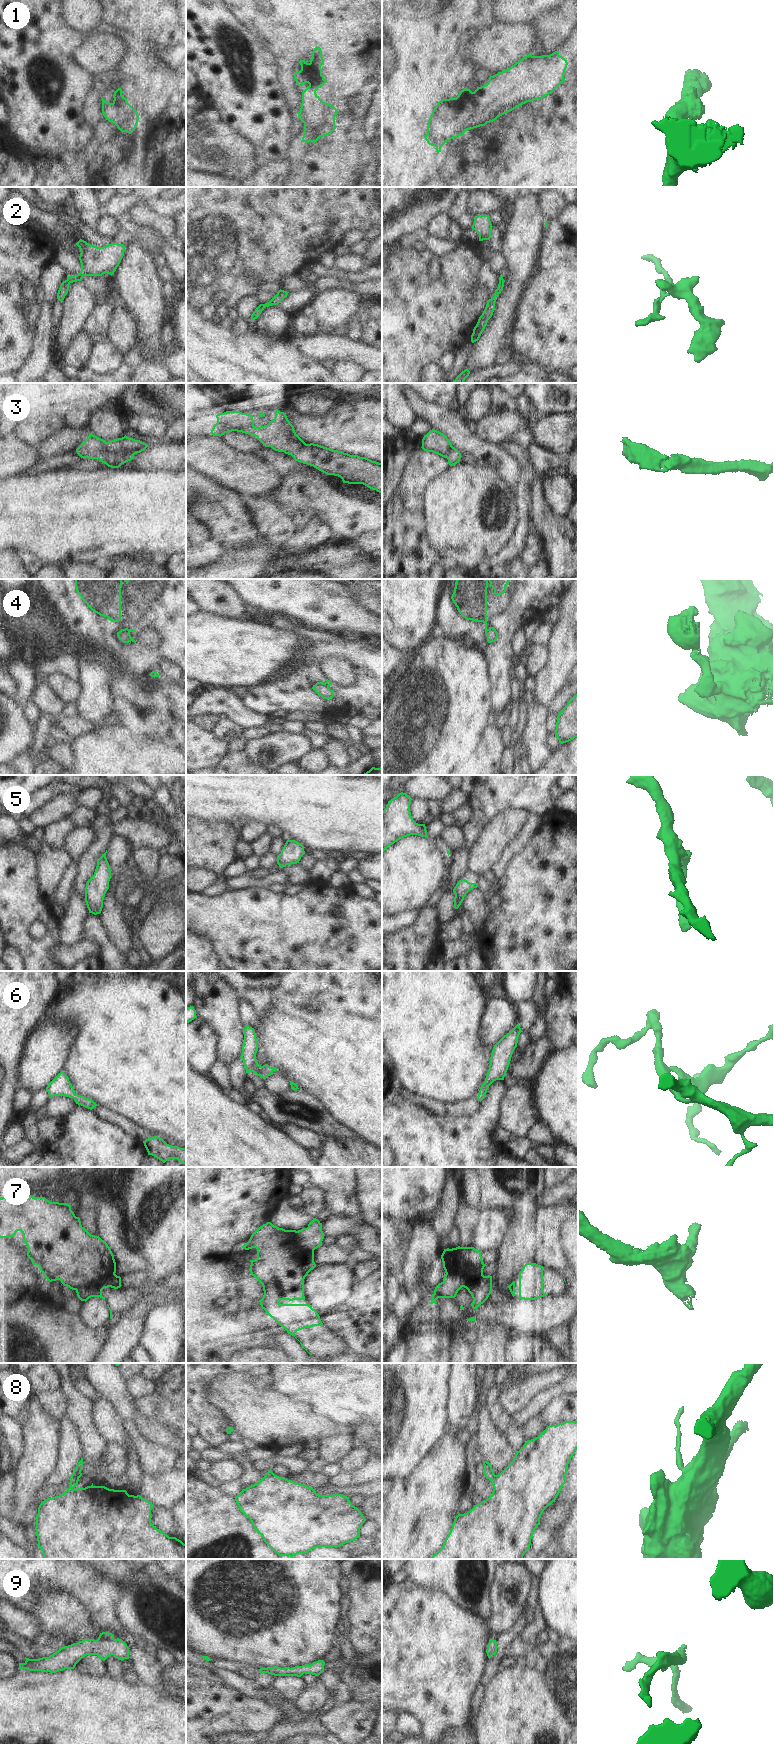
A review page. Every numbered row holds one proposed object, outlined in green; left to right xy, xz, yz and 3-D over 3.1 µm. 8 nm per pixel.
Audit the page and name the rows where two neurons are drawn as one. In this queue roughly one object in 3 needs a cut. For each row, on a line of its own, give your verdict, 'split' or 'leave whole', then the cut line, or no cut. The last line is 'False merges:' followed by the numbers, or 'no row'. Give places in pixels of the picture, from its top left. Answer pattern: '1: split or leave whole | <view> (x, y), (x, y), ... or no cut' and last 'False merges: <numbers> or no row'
1: leave whole | no cut
2: split | xz (263, 304), (264, 307)
3: leave whole | no cut
4: split | yz (488, 629), (486, 635)
5: leave whole | no cut
6: leave whole | no cut
7: split | xz (296, 1231), (297, 1242), (303, 1247), (313, 1250)
8: split | xy (71, 1477), (78, 1479)
9: leave whole | no cut
False merges: 2, 4, 7, 8

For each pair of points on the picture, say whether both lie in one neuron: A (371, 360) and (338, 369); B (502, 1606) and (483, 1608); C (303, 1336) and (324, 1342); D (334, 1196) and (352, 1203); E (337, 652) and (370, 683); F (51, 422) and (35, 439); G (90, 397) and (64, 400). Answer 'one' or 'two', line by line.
A: two
B: two
C: one
D: one
E: one
F: one
G: one

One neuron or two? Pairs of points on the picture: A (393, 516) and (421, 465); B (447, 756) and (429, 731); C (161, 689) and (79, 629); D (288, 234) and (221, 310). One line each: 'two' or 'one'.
A: two
B: one
C: two
D: two

